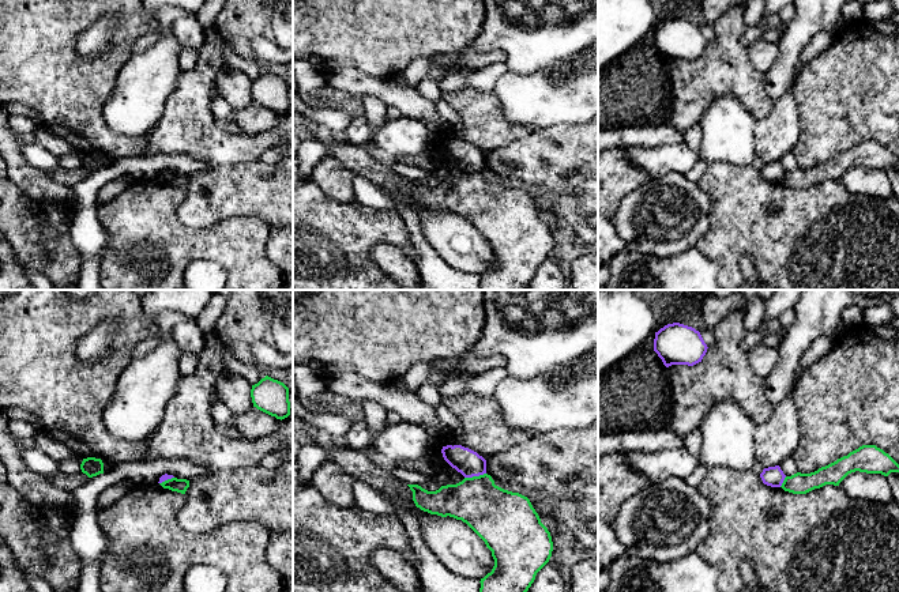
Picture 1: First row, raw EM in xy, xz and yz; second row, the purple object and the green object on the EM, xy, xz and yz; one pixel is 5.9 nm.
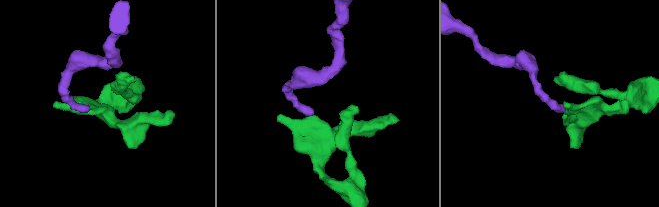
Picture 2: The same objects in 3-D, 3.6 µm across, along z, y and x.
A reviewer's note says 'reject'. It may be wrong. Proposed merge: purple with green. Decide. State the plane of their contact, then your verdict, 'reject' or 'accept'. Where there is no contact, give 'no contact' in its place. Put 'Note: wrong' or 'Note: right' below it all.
xz | reject
Note: right

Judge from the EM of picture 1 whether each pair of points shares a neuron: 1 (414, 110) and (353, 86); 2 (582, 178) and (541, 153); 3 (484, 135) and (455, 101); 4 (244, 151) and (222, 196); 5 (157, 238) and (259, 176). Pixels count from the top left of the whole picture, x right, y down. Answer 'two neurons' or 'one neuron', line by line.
1: one neuron
2: one neuron
3: one neuron
4: two neurons
5: two neurons

